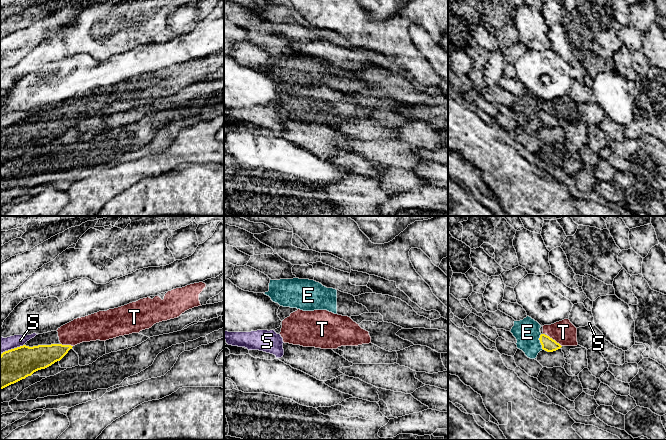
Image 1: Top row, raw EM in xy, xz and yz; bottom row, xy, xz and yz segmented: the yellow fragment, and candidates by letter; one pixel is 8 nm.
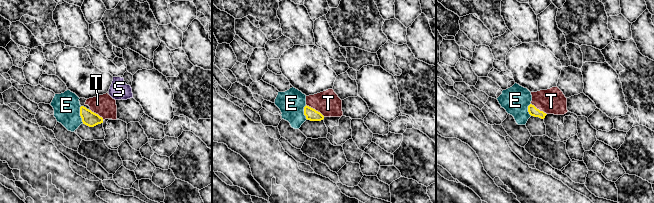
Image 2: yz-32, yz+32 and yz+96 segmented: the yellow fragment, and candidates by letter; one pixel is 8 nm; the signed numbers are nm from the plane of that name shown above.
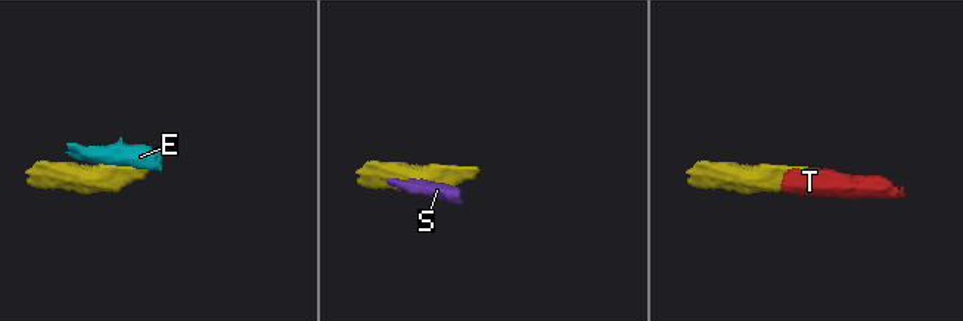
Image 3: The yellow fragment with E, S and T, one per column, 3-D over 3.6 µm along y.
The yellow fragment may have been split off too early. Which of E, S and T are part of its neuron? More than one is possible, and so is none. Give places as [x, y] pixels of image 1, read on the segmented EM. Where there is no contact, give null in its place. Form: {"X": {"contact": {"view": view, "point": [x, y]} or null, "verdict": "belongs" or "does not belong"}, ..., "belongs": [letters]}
{"E": {"contact": {"view": "yz", "point": [540, 342]}, "verdict": "does not belong"}, "S": {"contact": {"view": "xy", "point": [14, 348]}, "verdict": "does not belong"}, "T": {"contact": {"view": "yz", "point": [554, 340]}, "verdict": "belongs"}, "belongs": ["T"]}

